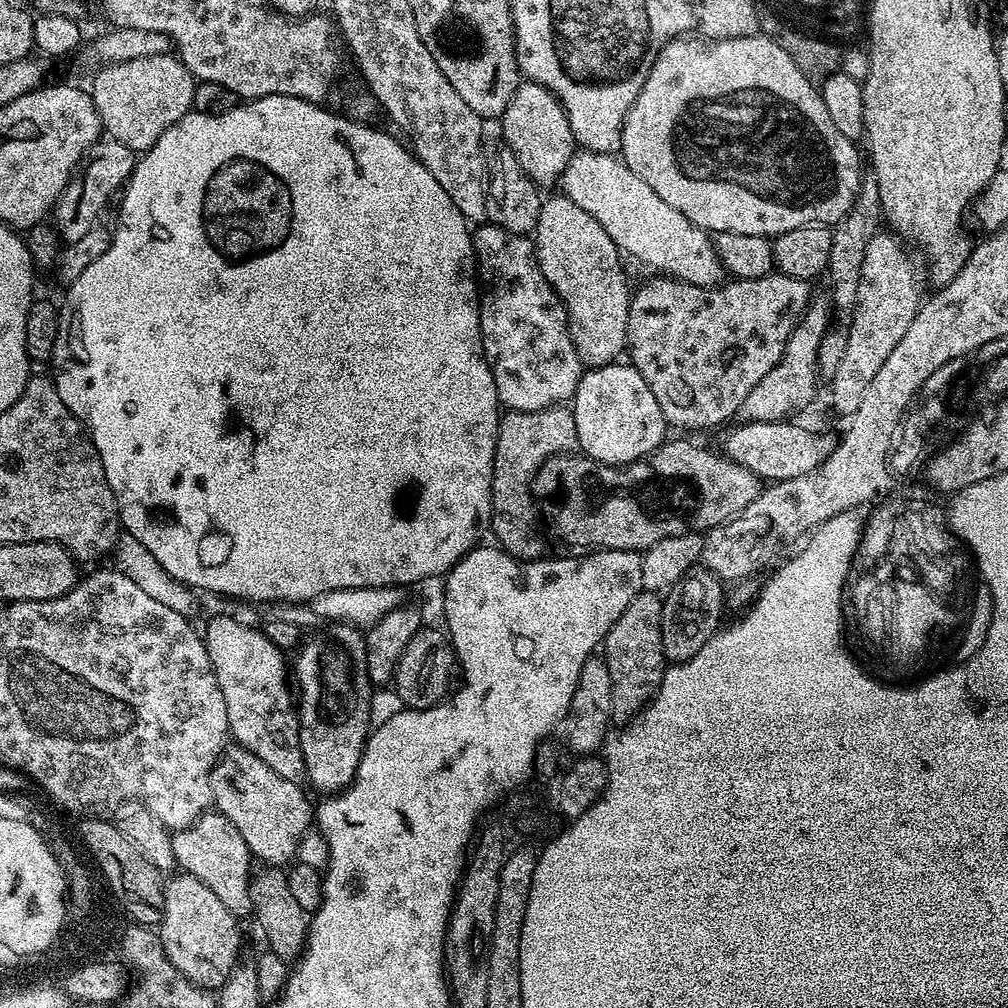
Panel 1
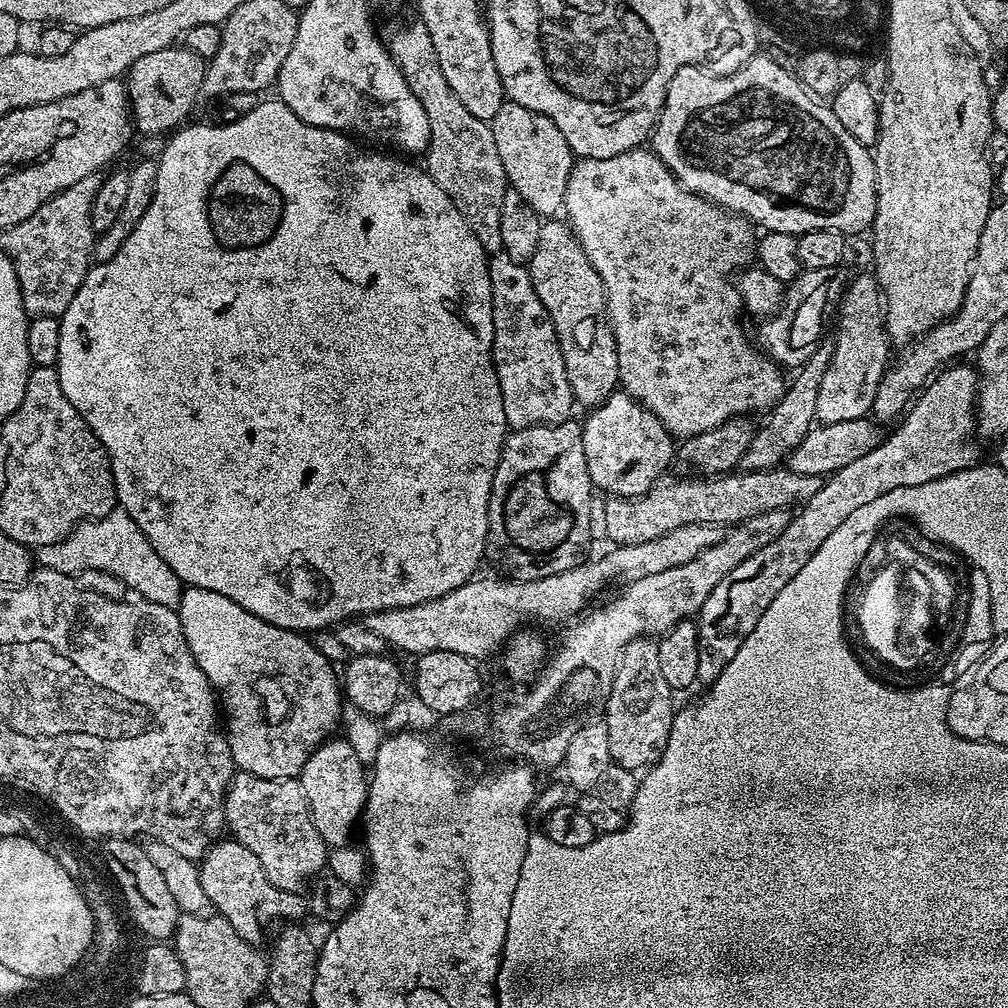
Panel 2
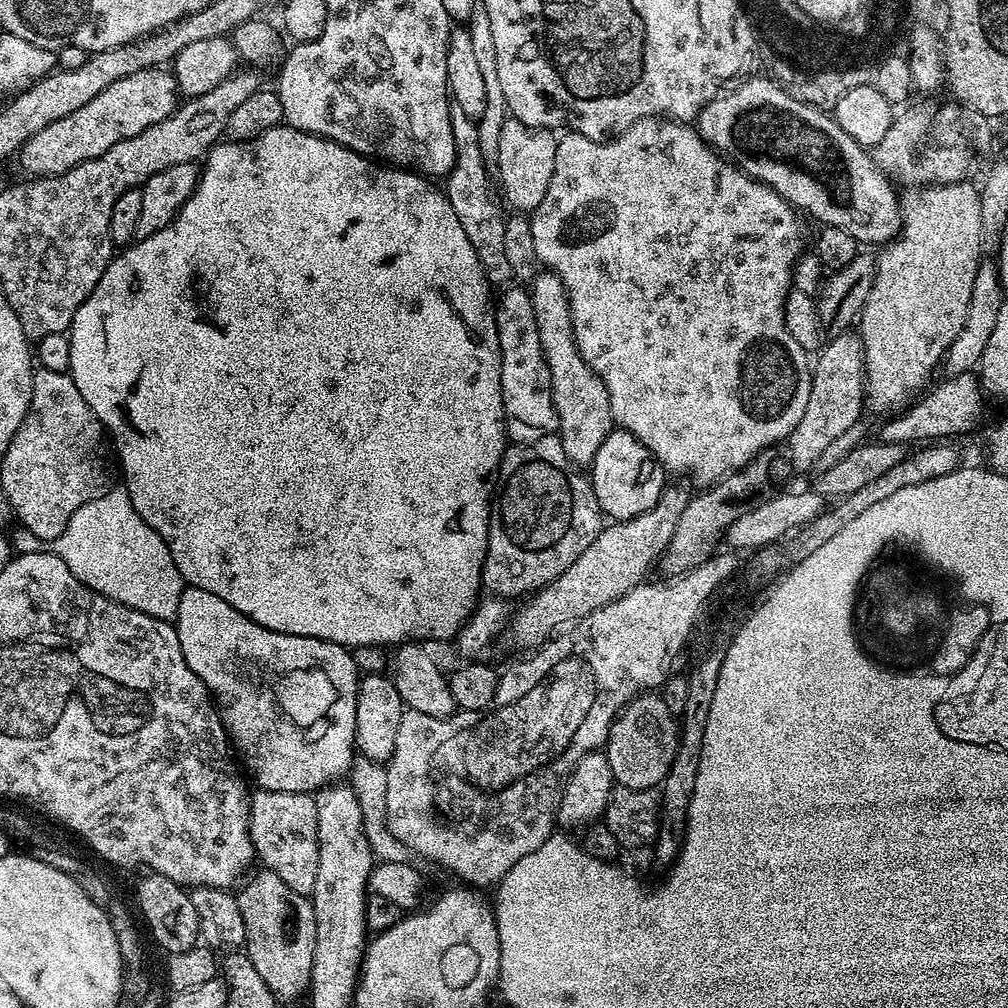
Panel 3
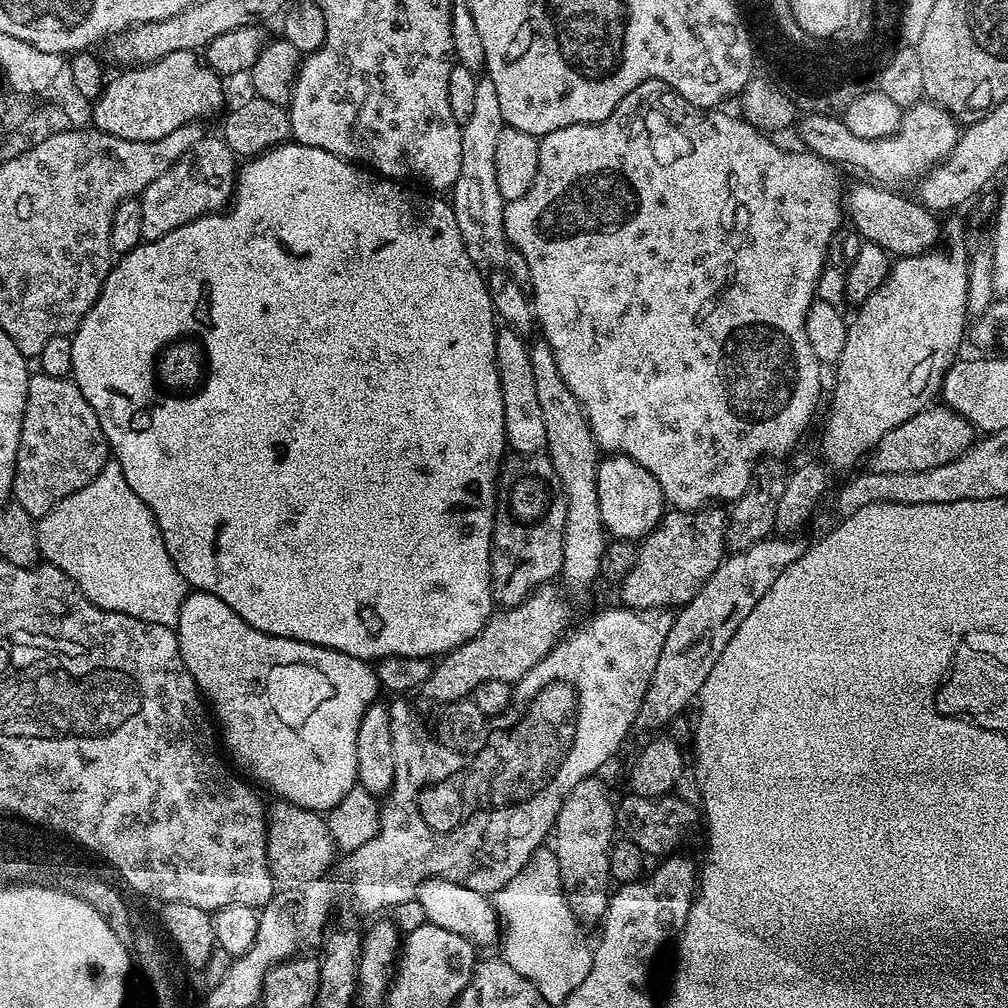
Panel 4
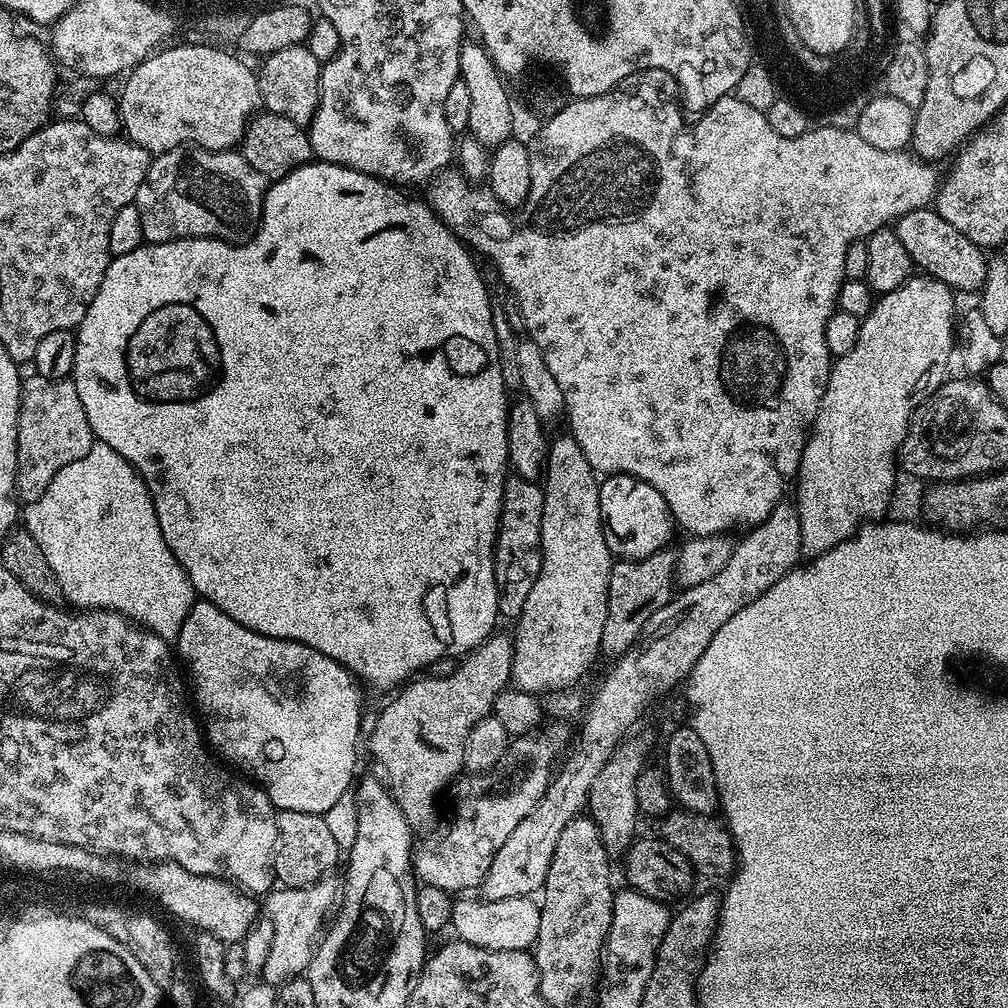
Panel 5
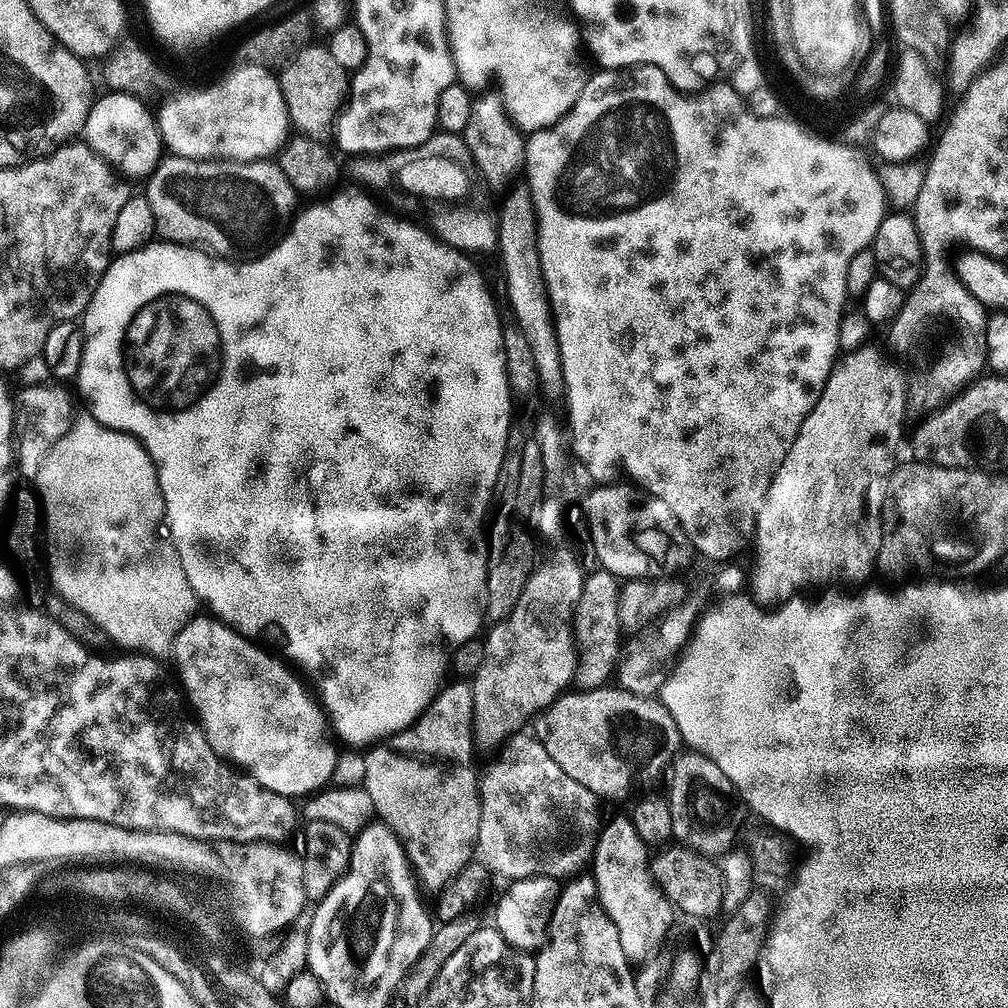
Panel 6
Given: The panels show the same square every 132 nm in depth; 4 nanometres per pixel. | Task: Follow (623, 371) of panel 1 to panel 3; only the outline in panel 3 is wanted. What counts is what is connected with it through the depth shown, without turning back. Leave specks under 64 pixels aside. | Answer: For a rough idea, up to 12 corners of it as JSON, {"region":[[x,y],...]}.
{"region":[[634,434],[594,454],[595,507],[629,520],[653,508],[666,473]]}

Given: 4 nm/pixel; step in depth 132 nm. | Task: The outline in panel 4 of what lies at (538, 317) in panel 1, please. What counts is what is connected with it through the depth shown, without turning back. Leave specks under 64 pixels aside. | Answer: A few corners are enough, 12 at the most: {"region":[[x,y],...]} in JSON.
{"region":[[496,334],[504,439],[516,454],[547,449],[530,344]]}

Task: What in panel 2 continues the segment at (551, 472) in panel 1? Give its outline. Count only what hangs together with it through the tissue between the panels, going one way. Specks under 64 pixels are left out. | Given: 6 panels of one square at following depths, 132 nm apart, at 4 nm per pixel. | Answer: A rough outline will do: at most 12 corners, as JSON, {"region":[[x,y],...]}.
{"region":[[786,466],[661,476],[608,496],[613,545],[805,504],[825,477]]}

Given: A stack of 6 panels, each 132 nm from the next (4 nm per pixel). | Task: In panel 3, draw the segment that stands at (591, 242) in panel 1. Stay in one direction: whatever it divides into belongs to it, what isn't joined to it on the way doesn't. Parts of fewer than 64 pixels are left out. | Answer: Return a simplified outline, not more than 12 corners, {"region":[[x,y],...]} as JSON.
{"region":[[530,281],[569,465],[614,431],[610,394],[576,345],[568,295]]}

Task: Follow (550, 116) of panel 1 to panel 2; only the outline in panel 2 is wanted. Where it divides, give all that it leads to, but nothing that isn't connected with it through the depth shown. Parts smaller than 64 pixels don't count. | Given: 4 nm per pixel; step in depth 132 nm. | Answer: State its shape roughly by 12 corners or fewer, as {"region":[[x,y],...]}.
{"region":[[505,99],[491,120],[509,189],[563,209],[574,157],[546,114]]}

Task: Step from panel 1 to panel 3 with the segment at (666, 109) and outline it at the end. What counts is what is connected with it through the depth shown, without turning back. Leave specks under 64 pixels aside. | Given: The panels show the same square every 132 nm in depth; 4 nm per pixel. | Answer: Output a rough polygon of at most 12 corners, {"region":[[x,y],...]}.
{"region":[[749,78],[704,143],[817,225],[900,235],[893,181],[825,109]]}

